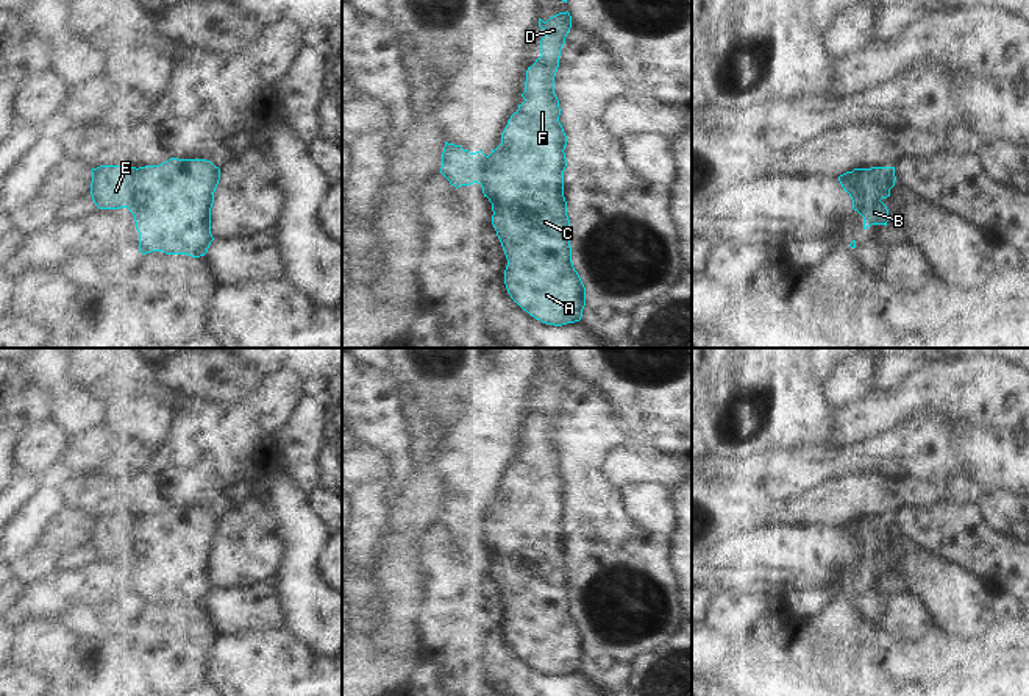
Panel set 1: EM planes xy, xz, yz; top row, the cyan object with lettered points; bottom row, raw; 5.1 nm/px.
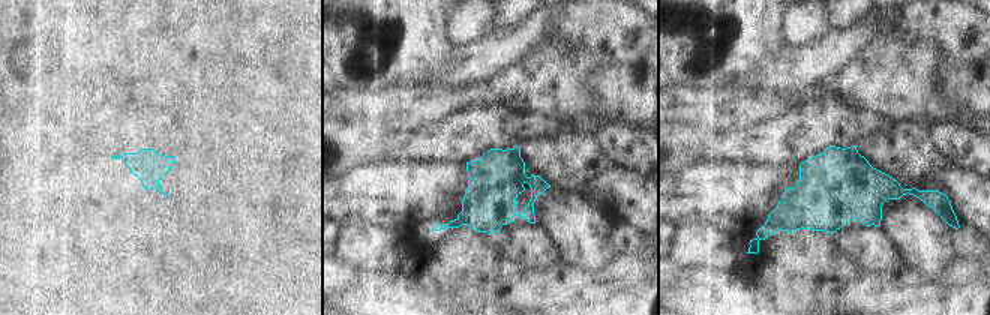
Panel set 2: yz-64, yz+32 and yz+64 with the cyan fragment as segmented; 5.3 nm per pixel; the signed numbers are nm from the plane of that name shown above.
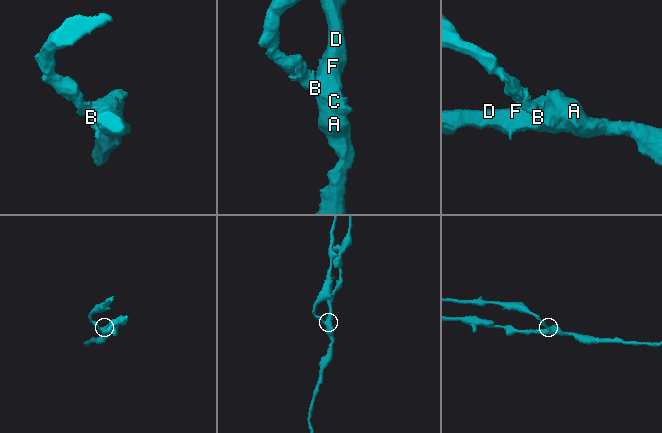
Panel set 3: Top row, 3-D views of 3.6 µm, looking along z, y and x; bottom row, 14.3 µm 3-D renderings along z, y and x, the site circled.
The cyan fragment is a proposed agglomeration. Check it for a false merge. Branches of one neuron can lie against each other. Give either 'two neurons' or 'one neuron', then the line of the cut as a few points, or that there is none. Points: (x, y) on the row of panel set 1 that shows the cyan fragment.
two neurons | yz (867, 169), (862, 178), (862, 195), (858, 200)

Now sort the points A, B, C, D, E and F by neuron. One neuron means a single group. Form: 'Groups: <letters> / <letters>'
Groups: A B C D F / E.

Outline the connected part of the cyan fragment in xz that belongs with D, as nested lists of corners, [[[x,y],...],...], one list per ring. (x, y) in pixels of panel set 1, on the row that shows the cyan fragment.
[[[567,11],[547,22],[539,19],[539,27],[547,33],[540,41],[542,56],[526,70],[522,94],[525,101],[507,120],[501,144],[486,156],[487,169],[481,187],[492,203],[492,225],[507,259],[507,293],[536,320],[562,326],[579,321],[586,306],[586,287],[571,262],[570,220],[564,197],[567,136],[559,122],[561,108],[554,94],[554,76],[571,28],[571,16]]]

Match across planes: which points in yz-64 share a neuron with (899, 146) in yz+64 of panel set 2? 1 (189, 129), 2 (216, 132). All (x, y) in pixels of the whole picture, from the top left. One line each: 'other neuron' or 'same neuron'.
1: other neuron
2: other neuron

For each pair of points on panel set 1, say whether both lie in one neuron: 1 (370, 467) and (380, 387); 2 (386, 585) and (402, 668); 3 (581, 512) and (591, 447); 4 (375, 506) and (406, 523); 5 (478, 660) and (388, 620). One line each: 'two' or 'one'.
1: two
2: two
3: one
4: two
5: two

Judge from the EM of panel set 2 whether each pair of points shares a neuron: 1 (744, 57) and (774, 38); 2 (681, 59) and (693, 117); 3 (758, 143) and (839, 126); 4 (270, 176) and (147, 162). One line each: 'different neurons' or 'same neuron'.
1: same neuron
2: different neurons
3: same neuron
4: different neurons

